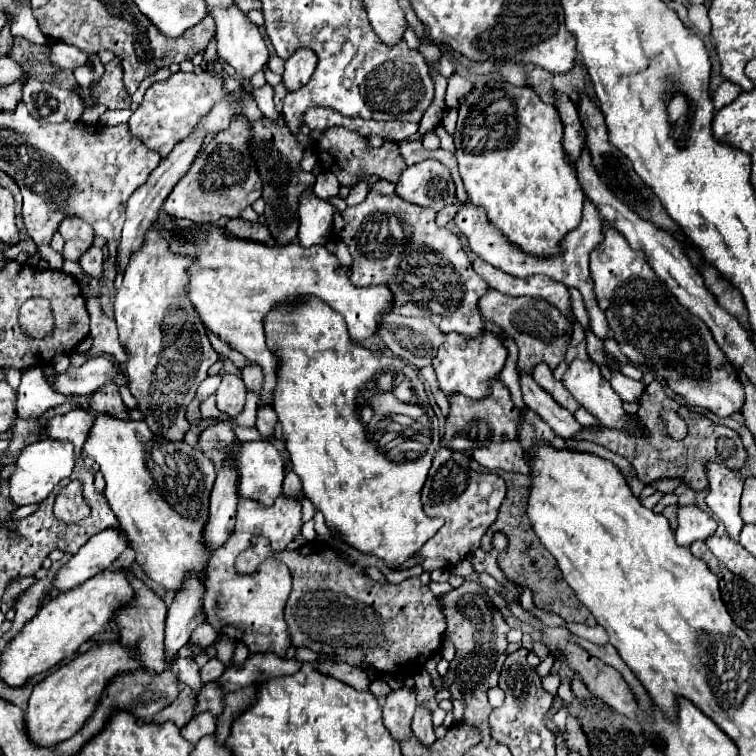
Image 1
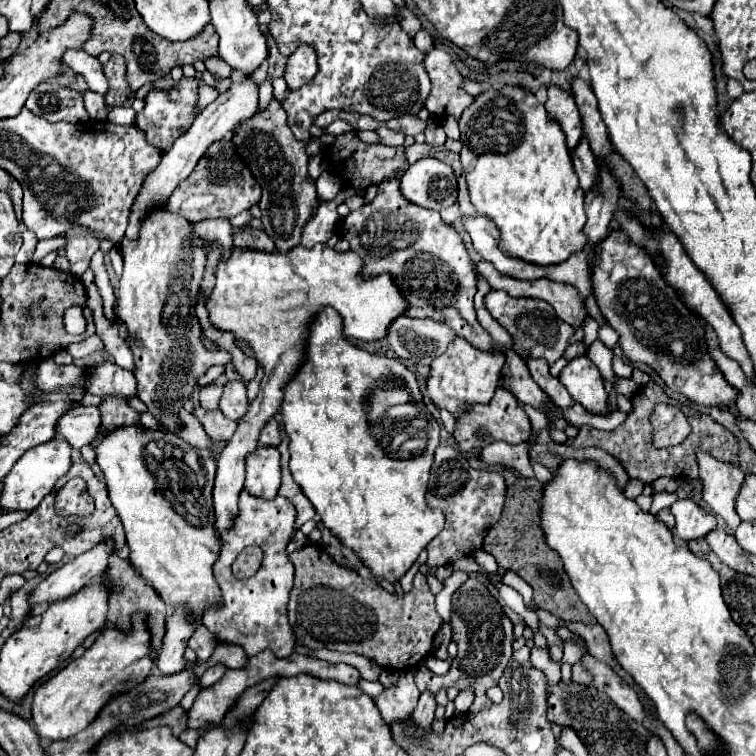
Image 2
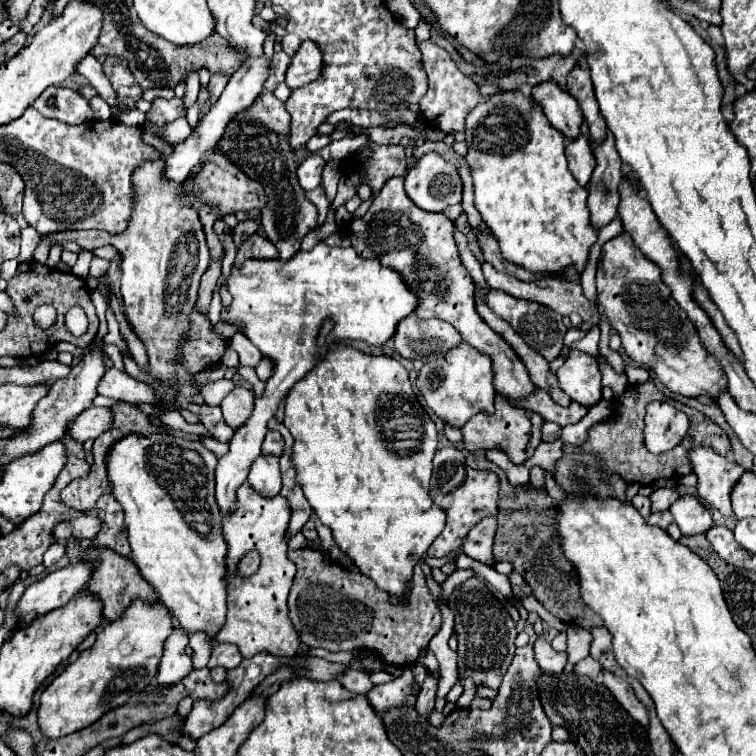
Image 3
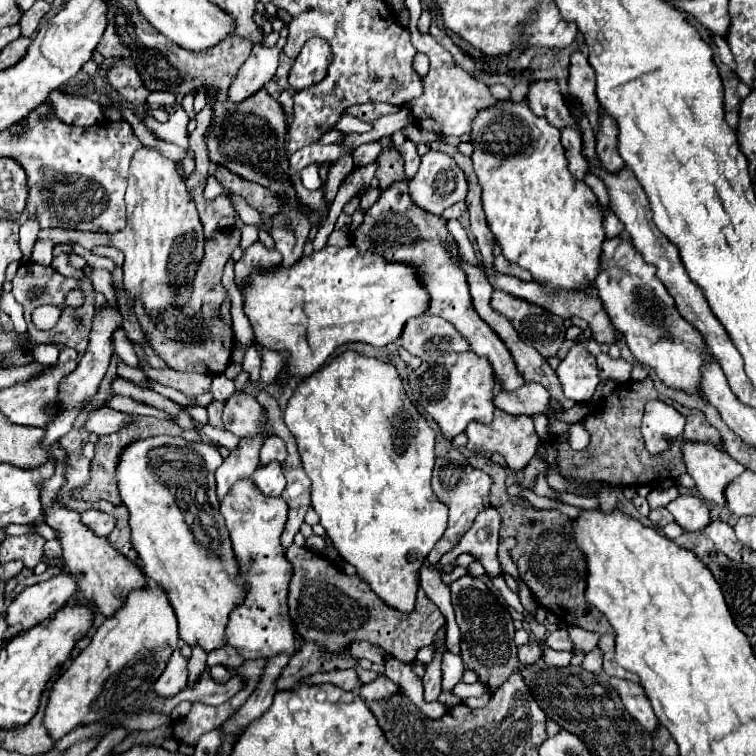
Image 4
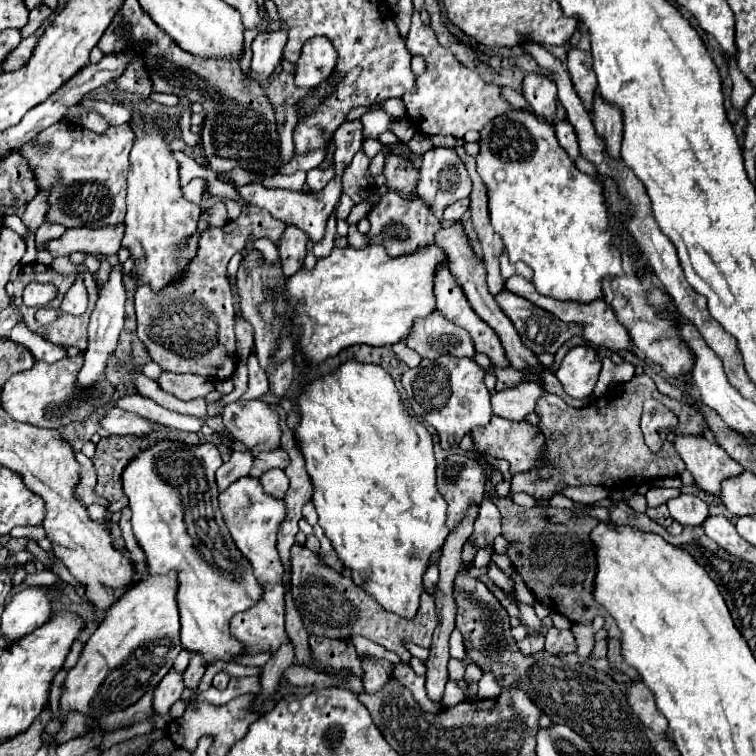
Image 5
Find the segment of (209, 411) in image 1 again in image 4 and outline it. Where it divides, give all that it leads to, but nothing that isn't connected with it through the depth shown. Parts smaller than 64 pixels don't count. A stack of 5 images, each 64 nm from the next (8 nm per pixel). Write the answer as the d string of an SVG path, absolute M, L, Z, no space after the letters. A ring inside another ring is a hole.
M224 374L214 376L212 386L210 386L210 394L212 394L212 398L214 398L214 400L224 402L228 396L232 396L232 394L234 394L234 382L232 382L232 380L228 380Z

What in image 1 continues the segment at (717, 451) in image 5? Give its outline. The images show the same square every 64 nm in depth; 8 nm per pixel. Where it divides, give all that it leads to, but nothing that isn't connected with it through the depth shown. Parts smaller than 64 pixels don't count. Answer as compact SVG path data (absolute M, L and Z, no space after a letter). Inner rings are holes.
M708 464L708 494L706 504L716 514L716 518L726 526L728 536L738 542L740 530L744 526L740 518L740 494L742 478L738 472L726 468L724 464Z

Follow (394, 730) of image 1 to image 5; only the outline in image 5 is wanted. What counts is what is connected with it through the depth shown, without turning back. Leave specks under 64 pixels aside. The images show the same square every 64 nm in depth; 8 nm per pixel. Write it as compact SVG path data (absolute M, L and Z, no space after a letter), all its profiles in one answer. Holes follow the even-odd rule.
M362 658L362 668L364 668L364 692L372 694L382 690L388 684L390 674L378 662Z

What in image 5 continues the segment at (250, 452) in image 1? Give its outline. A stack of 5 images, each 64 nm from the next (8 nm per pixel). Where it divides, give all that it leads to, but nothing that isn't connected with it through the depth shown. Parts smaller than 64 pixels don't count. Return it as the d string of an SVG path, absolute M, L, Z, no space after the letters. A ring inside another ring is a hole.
M272 468L272 470L264 472L258 480L260 480L266 494L276 496L276 498L284 498L284 494L288 490L288 478L280 468Z

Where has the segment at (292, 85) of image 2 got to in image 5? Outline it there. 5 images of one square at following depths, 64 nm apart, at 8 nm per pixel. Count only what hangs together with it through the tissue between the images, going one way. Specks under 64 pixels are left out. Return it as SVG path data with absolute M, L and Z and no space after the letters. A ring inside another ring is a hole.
M324 36L310 38L300 54L300 60L296 62L294 82L300 88L312 90L324 80L328 80L332 68L336 66L336 50Z

